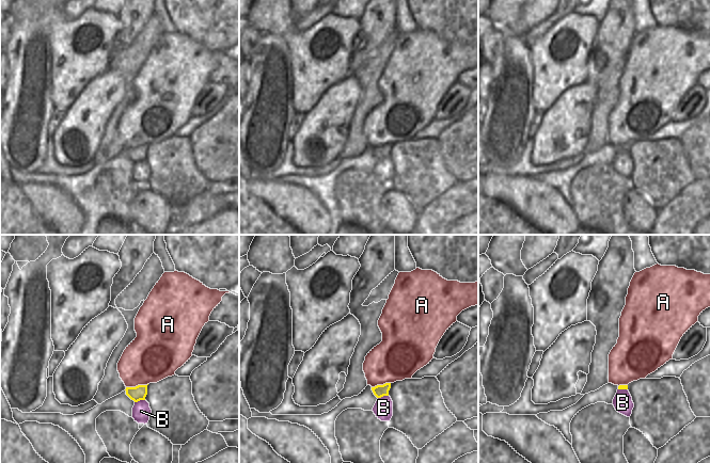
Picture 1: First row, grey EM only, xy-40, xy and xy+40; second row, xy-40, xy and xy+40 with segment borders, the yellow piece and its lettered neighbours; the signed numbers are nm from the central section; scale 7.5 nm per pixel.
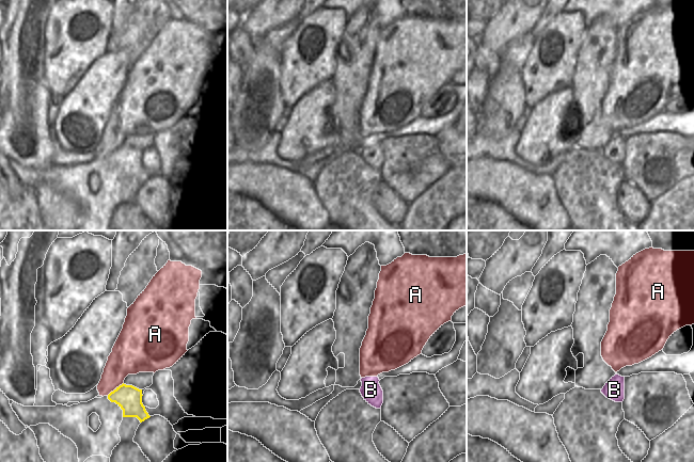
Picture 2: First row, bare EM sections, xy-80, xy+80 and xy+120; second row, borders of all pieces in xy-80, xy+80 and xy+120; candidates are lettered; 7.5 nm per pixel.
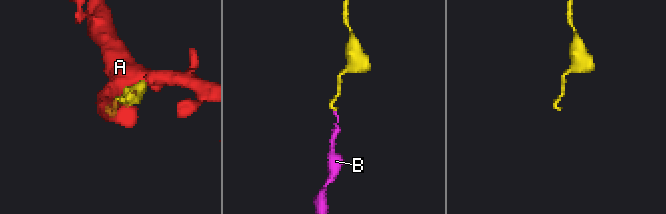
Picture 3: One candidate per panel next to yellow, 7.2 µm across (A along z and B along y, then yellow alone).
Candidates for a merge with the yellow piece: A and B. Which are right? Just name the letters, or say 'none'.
B

